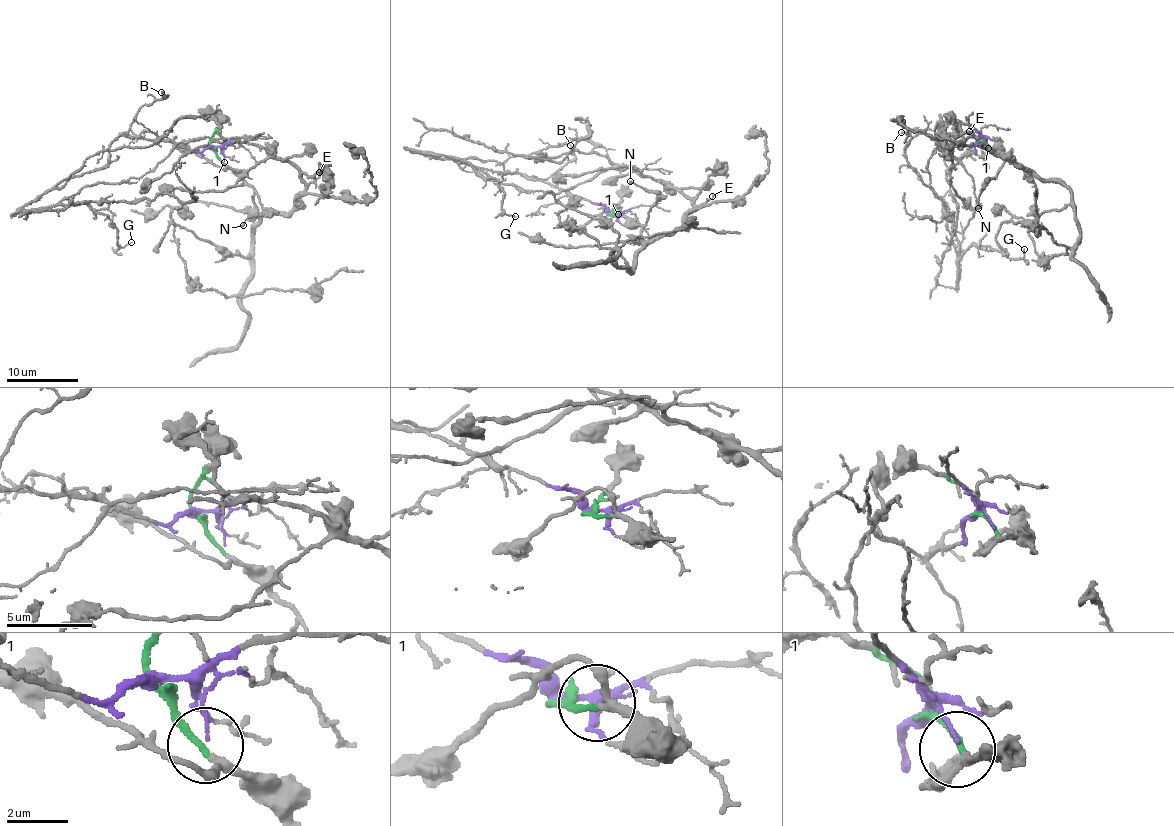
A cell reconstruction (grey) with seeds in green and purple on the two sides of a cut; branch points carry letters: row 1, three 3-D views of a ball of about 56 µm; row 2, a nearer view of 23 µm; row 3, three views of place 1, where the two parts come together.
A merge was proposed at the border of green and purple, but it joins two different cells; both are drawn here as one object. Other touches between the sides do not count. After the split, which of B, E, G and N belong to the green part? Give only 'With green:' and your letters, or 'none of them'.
With green: E, N

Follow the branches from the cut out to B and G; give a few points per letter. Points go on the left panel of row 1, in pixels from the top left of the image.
B: (212, 147), (193, 151), (176, 143), (133, 138), (129, 133), (133, 116), (145, 105), (167, 97), (161, 92)
G: (212, 147), (118, 137), (106, 164), (71, 176), (25, 207), (84, 202), (107, 216), (118, 246), (131, 242)

